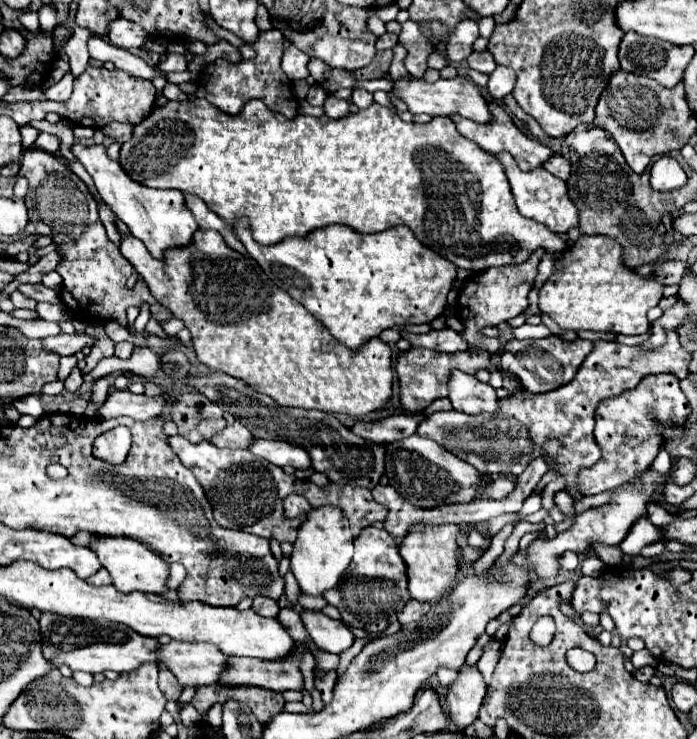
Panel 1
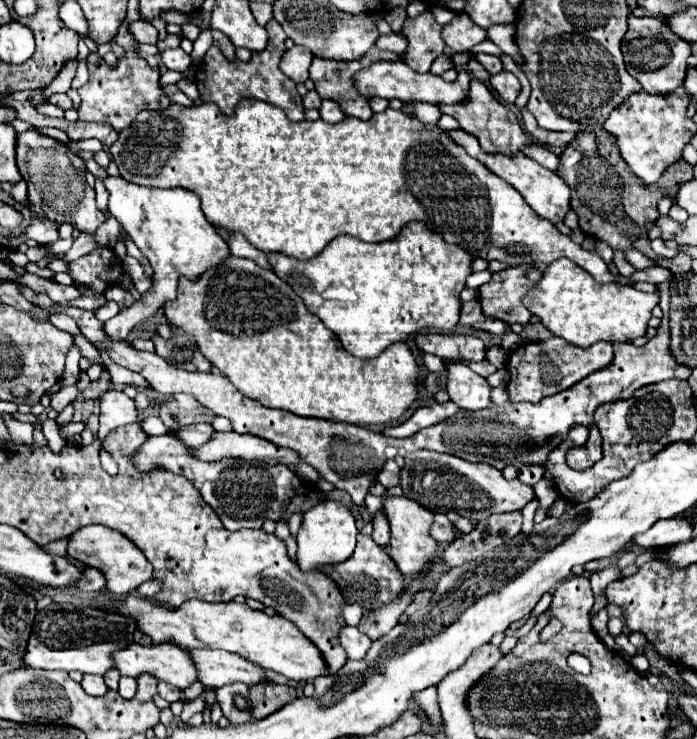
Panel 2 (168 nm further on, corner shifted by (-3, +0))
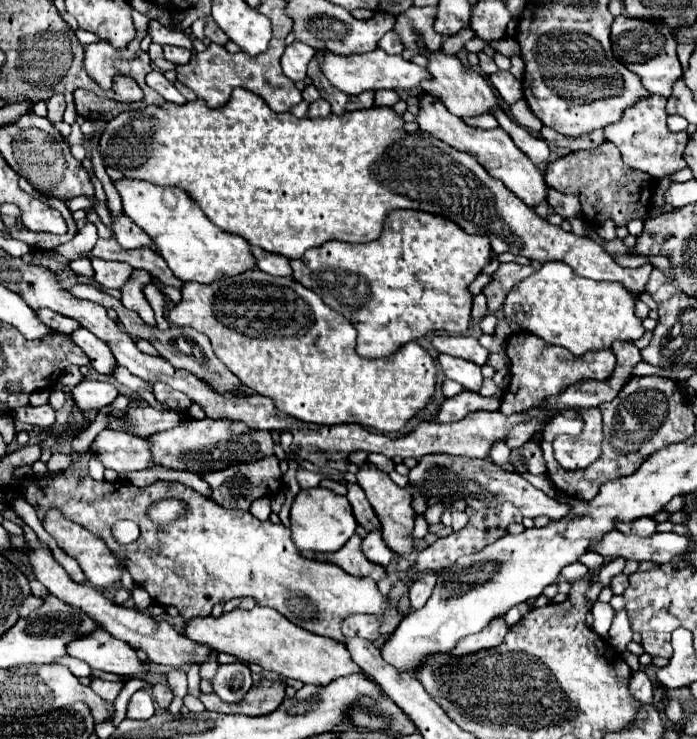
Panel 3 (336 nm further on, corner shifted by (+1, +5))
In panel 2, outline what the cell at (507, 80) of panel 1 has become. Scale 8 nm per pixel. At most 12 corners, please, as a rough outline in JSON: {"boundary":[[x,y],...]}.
{"boundary":[[501,71],[491,77],[491,87],[509,105],[521,91],[519,79]]}

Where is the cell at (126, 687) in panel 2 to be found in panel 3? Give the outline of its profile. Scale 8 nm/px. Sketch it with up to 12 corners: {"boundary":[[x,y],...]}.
{"boundary":[[137,690],[127,706],[129,720],[149,720],[155,712],[147,690]]}

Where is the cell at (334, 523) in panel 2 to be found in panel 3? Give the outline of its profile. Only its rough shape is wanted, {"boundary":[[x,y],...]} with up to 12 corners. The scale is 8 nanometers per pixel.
{"boundary":[[301,490],[291,534],[301,552],[337,552],[357,522],[345,496]]}

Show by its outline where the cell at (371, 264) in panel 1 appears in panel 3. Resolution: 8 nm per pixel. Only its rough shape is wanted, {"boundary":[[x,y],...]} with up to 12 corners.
{"boundary":[[393,210],[369,244],[329,240],[293,278],[385,358],[465,334],[487,238]]}

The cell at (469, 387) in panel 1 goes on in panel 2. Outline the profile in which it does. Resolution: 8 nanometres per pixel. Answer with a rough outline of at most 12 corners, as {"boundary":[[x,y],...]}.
{"boundary":[[447,363],[447,393],[461,409],[485,409],[489,383]]}

